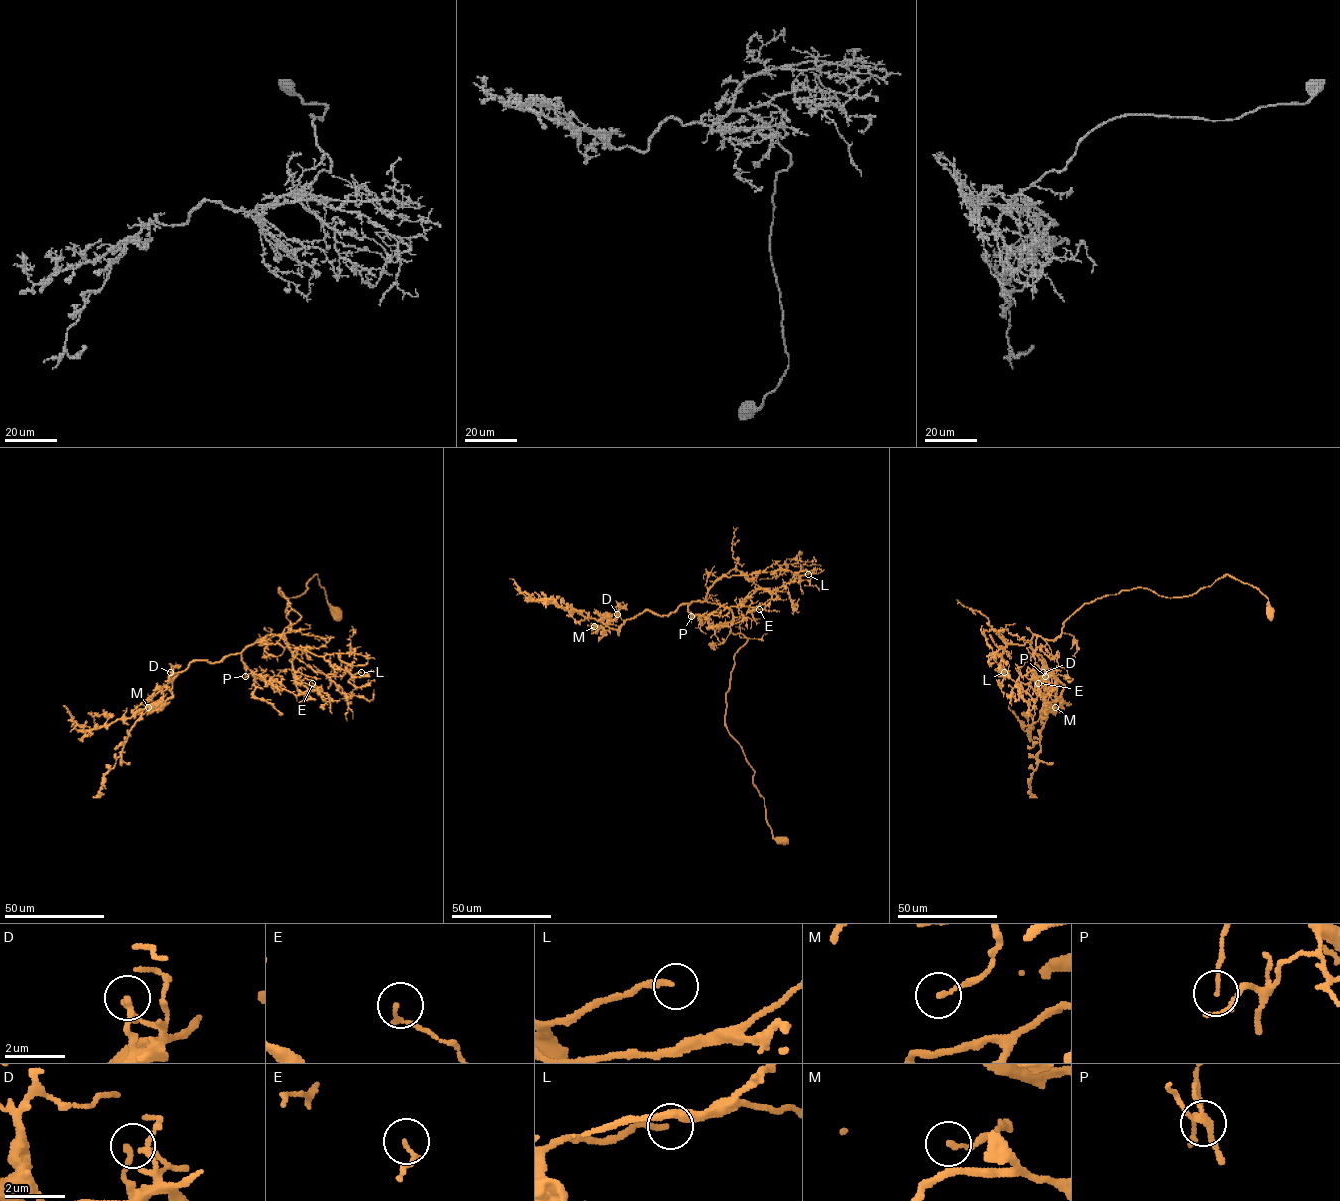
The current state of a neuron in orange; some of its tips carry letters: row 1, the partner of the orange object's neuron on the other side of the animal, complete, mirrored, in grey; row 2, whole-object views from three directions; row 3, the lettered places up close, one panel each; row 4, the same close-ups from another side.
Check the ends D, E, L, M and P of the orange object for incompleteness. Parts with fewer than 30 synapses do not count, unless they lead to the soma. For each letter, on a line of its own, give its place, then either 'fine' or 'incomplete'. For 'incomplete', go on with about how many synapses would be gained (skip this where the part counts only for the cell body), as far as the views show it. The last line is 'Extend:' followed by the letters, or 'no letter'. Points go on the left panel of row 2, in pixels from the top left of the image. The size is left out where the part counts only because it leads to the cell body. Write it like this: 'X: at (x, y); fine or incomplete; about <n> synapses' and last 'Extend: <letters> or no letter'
D: at (170, 672); fine
E: at (312, 683); fine
L: at (361, 672); incomplete; about 45 synapses
M: at (148, 707); fine
P: at (245, 676); fine
Extend: L

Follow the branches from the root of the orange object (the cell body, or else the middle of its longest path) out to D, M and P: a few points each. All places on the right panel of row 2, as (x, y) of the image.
D: (1269, 613), (1257, 588), (1227, 574), (1181, 597), (1121, 590), (1084, 603), (1060, 636), (1032, 636), (1043, 672)
M: (1269, 613), (1227, 574), (1190, 595), (1084, 603), (1060, 636), (1031, 639), (1055, 707)
P: (1269, 613), (1257, 588), (1227, 574), (1181, 597), (1121, 590), (1084, 603), (1060, 636), (1032, 636), (1045, 676)

